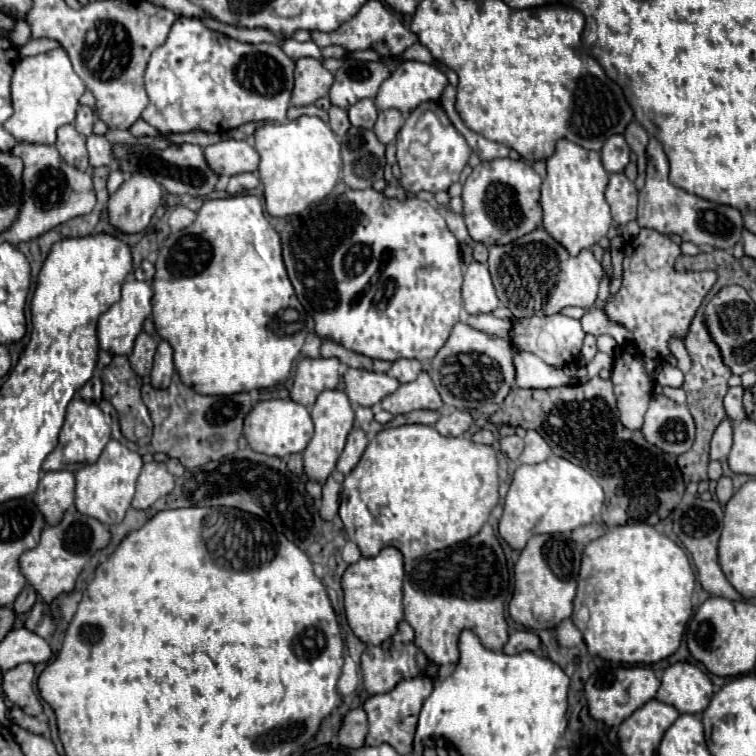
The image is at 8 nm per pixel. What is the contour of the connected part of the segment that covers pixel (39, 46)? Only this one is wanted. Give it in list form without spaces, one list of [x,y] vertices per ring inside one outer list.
[[[35,38],[31,40],[29,44],[21,46],[19,48],[19,56],[25,58],[25,56],[35,56],[35,54],[41,54],[41,52],[49,52],[53,48],[59,48],[61,44],[57,40],[51,40],[51,38]]]

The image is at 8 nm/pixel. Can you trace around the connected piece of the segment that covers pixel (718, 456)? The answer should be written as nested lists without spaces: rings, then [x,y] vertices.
[[[725,418],[713,434],[711,440],[711,460],[725,460],[729,456],[733,444],[733,428],[731,428],[731,420]]]

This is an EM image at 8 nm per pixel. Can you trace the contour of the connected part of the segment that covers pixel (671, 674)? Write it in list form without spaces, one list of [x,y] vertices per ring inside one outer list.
[[[671,664],[661,678],[657,700],[671,704],[681,714],[701,714],[713,696],[713,684],[707,674],[689,664]]]

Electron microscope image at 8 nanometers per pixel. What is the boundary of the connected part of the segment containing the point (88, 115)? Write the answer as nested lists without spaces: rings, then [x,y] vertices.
[[[79,106],[77,110],[77,118],[75,118],[75,128],[81,136],[91,136],[93,134],[93,122],[95,122],[95,114],[89,106]]]

